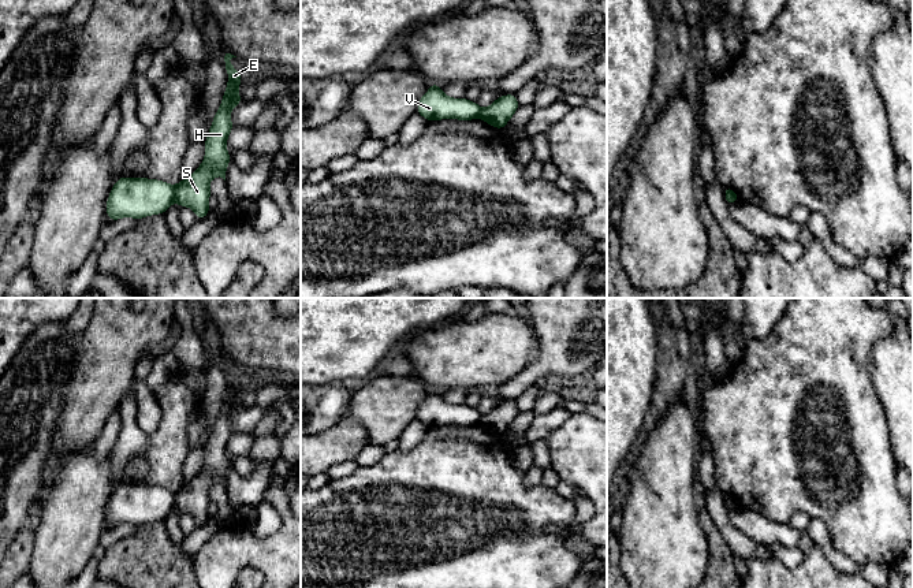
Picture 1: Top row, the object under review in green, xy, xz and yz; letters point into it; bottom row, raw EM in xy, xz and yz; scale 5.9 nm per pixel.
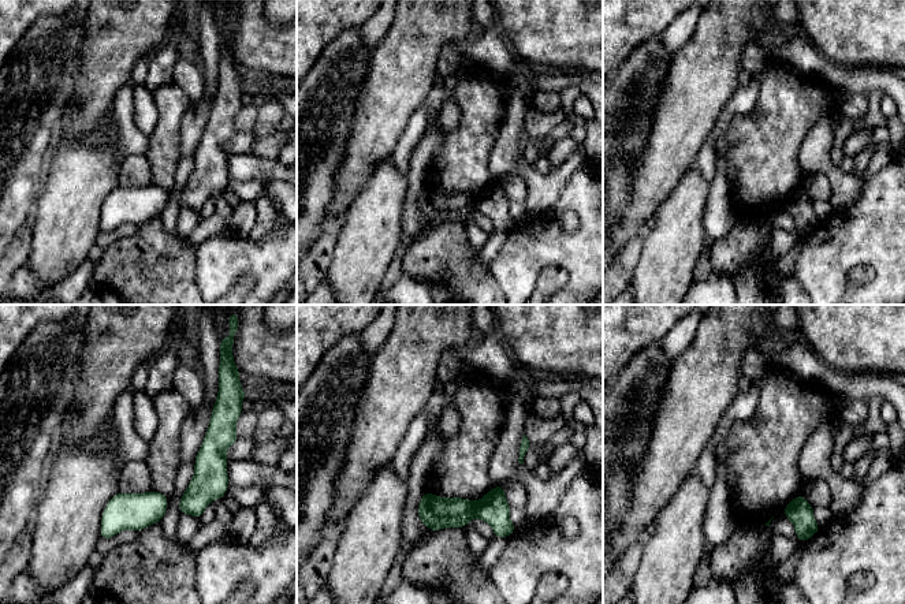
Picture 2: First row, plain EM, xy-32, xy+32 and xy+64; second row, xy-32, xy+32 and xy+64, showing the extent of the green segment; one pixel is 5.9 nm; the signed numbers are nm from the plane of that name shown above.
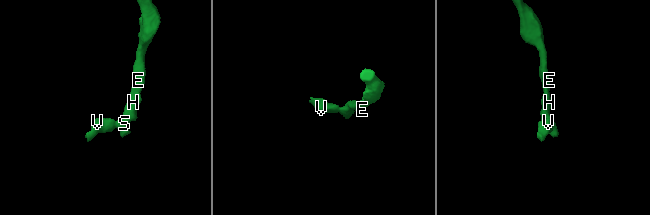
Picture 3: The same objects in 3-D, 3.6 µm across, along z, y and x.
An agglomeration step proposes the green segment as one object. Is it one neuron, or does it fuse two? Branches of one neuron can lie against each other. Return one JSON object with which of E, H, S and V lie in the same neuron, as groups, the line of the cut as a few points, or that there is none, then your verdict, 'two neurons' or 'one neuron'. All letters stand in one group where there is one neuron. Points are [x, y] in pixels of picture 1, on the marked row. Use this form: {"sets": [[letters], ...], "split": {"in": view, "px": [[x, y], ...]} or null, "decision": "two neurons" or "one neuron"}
{"sets": [["E", "H", "S"], ["V"]], "split": {"in": "xy", "px": [[175, 186], [172, 200]]}, "decision": "two neurons"}

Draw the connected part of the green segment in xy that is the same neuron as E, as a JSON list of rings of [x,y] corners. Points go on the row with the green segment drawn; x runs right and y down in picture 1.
[[[226,53],[224,56],[228,83],[205,139],[205,160],[191,175],[175,186],[174,201],[180,206],[191,208],[195,212],[197,220],[202,220],[209,213],[208,201],[212,196],[209,191],[210,179],[220,176],[226,181],[227,165],[231,160],[226,149],[228,134],[234,129],[230,112],[242,103],[238,86],[243,81],[236,68],[230,63],[232,57],[236,56],[231,53]]]

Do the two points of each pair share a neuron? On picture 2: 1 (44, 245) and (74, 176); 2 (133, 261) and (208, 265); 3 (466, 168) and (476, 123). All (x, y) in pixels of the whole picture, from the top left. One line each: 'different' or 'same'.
1: same
2: different
3: same

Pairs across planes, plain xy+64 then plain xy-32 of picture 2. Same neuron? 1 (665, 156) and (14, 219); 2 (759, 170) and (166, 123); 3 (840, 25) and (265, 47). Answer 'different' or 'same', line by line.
1: different
2: same
3: same

